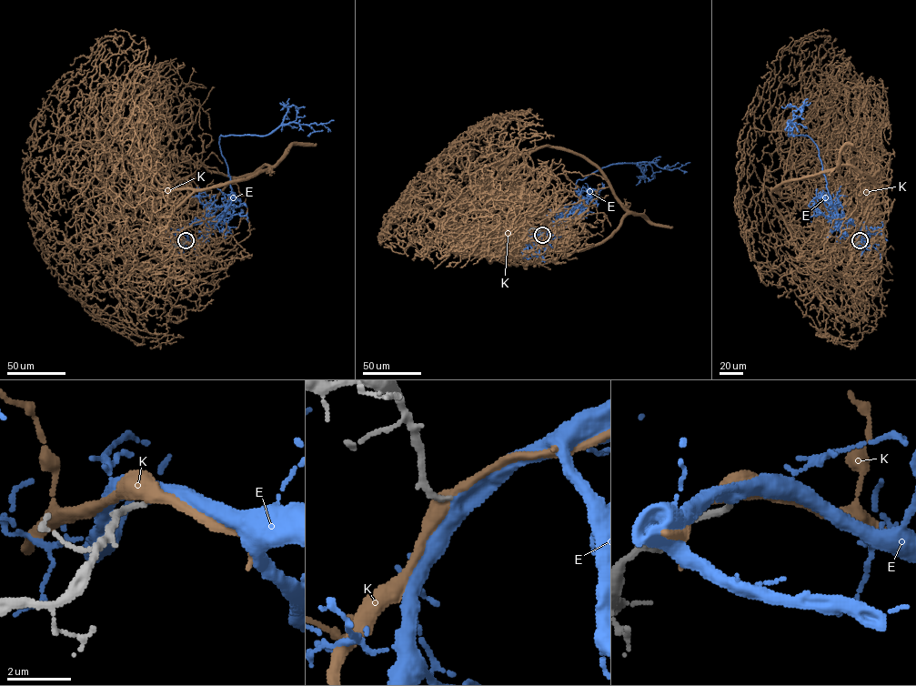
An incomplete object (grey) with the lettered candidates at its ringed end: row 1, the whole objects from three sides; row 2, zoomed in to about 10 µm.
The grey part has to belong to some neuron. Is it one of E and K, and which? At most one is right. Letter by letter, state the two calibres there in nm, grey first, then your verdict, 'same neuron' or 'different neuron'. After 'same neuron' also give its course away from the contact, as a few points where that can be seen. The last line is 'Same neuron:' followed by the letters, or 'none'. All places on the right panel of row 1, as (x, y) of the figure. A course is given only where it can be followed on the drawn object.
E: 190/360 nm | same neuron | via (860, 240), (854, 242), (840, 223), (816, 144), (806, 136), (789, 136), (787, 122), (795, 123), (788, 120)
K: 190/500 nm | different neuron
Same neuron: E

